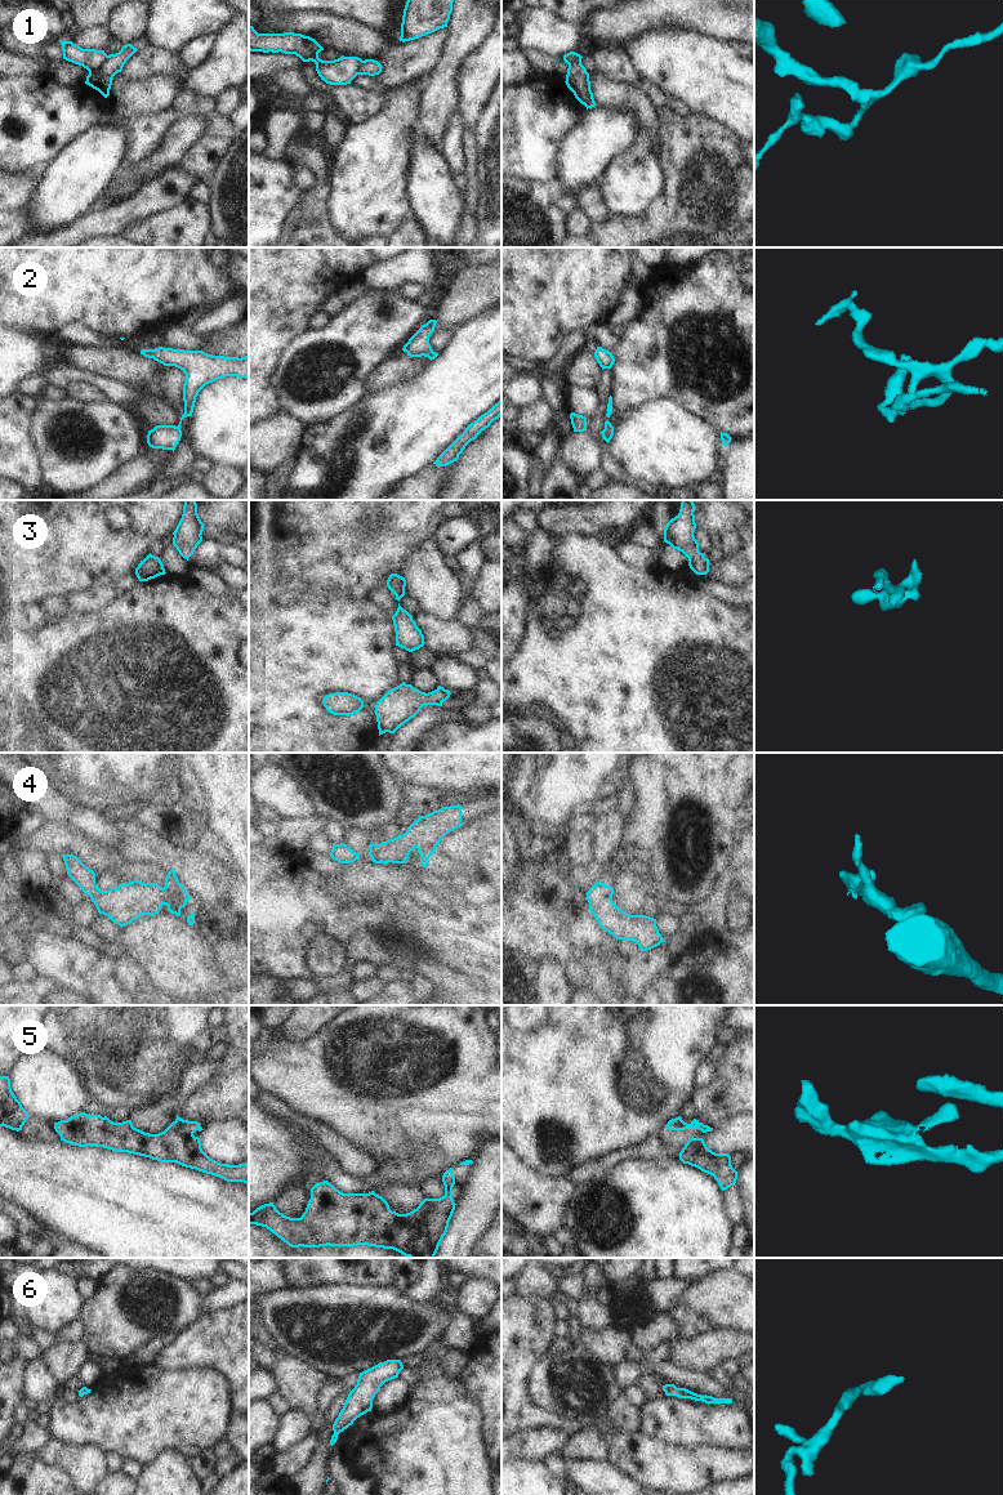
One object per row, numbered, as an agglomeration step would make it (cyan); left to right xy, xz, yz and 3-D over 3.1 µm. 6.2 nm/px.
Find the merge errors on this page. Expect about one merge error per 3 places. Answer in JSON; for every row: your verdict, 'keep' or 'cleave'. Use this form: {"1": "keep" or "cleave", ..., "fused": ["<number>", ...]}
{"1": "cleave", "2": "keep", "3": "keep", "4": "keep", "5": "keep", "6": "keep", "fused": ["1"]}

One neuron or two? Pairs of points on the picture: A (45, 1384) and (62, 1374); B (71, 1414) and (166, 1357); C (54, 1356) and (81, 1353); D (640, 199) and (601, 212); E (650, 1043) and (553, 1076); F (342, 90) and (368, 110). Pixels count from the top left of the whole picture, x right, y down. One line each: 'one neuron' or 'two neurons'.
A: two neurons
B: two neurons
C: one neuron
D: two neurons
E: one neuron
F: one neuron

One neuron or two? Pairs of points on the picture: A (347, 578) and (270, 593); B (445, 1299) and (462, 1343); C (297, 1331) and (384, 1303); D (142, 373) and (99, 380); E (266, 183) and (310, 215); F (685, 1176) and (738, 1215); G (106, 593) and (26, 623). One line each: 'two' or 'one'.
A: two
B: one
C: one
D: two
E: two
F: two
G: two

